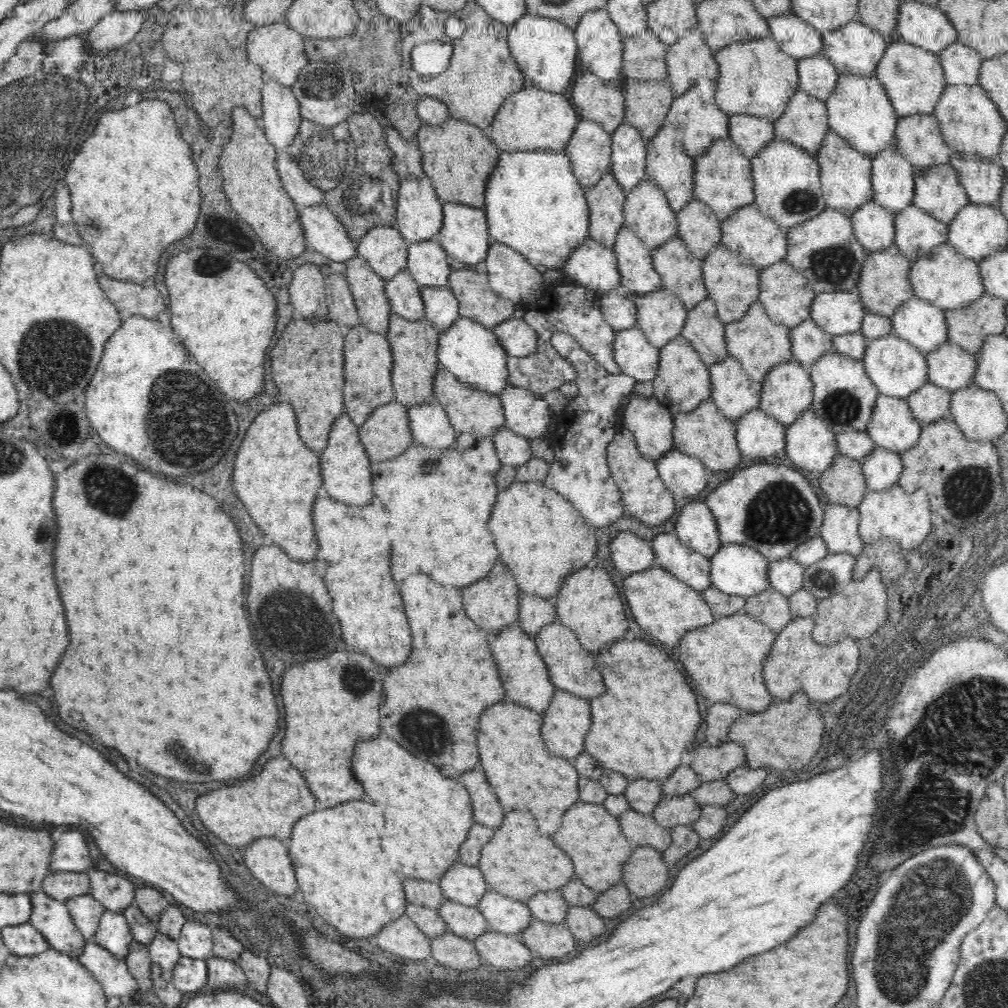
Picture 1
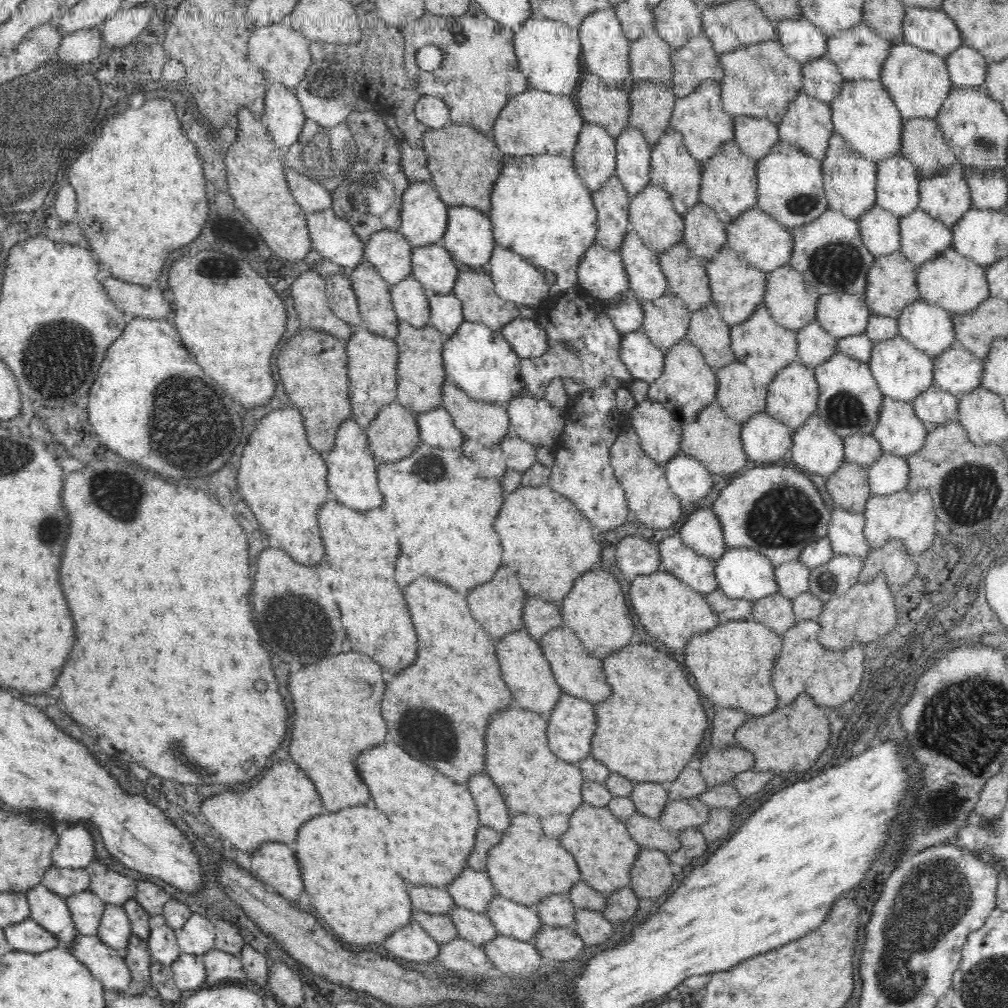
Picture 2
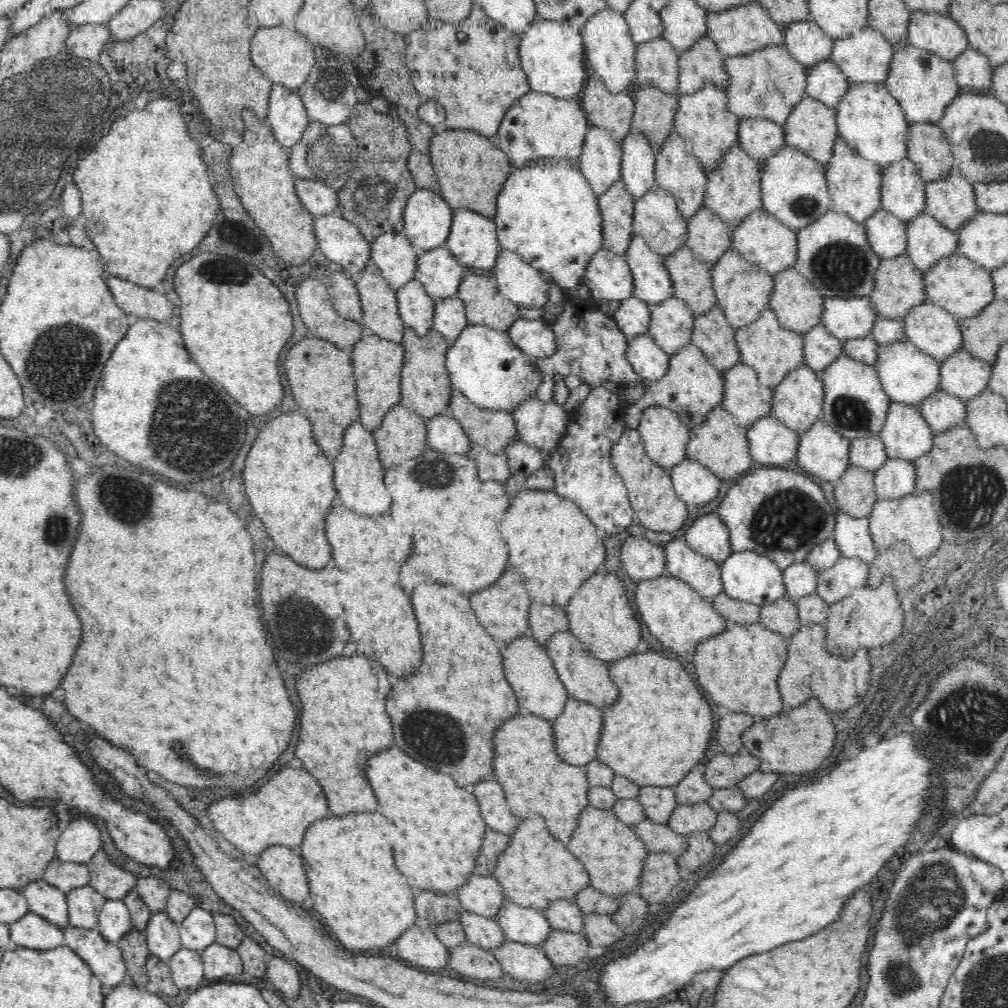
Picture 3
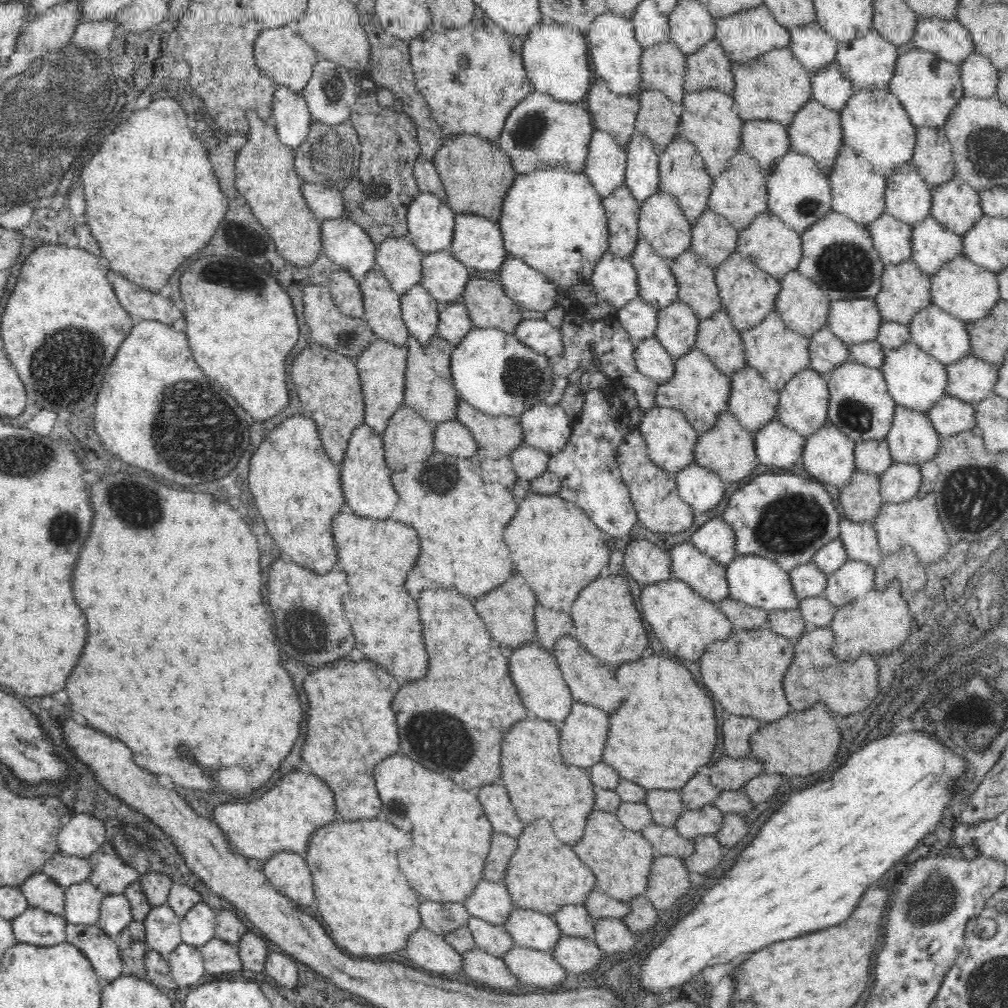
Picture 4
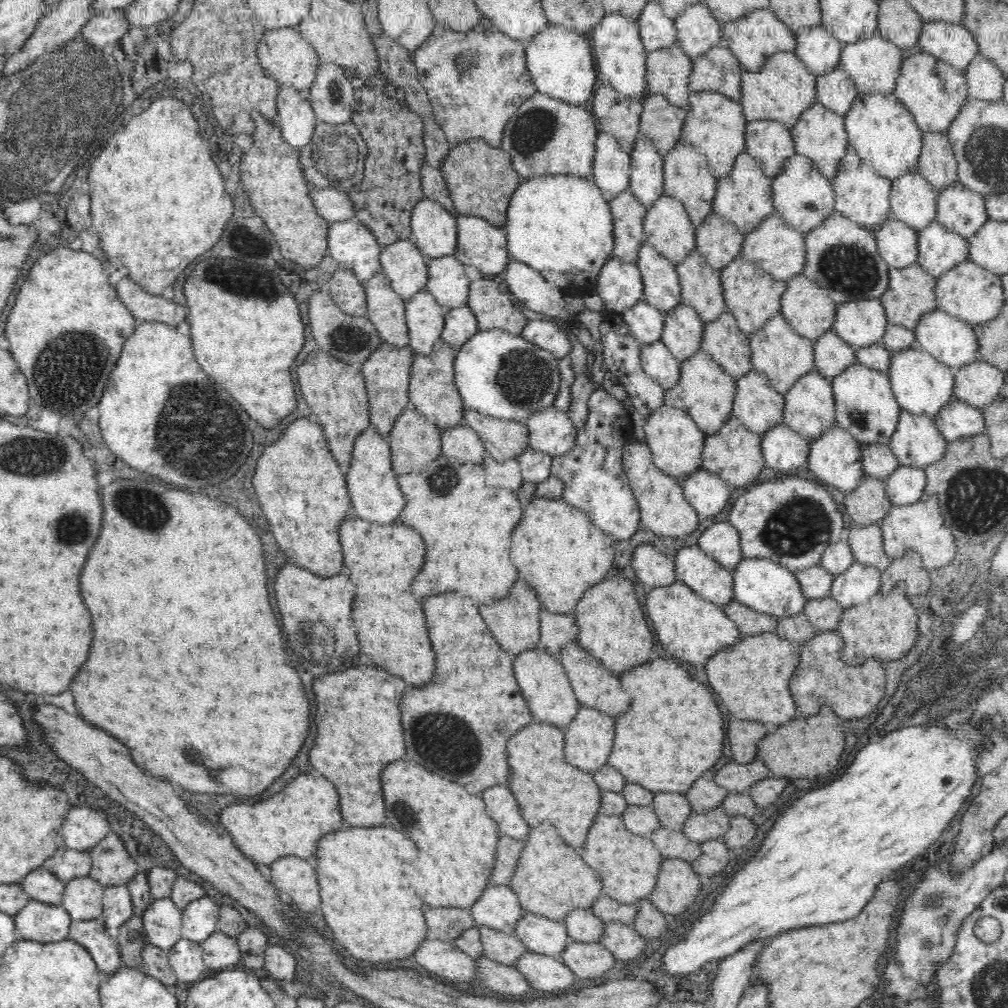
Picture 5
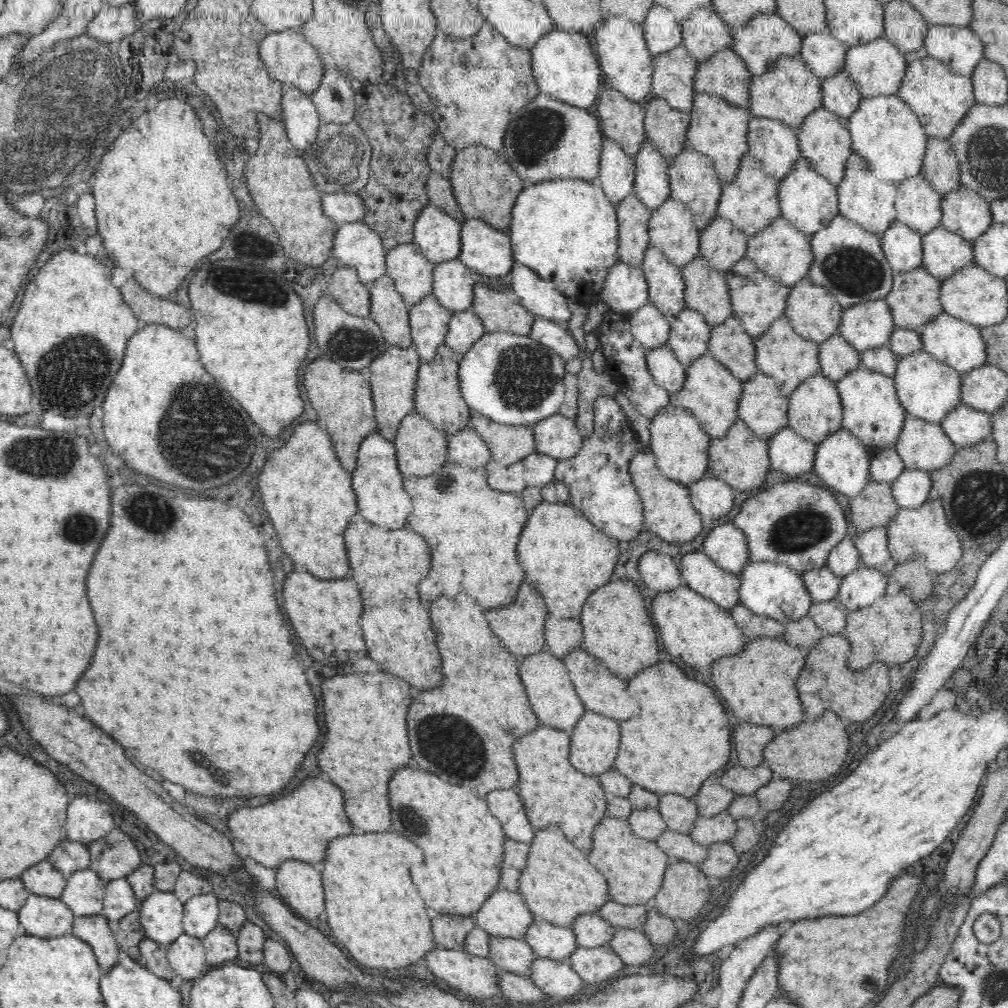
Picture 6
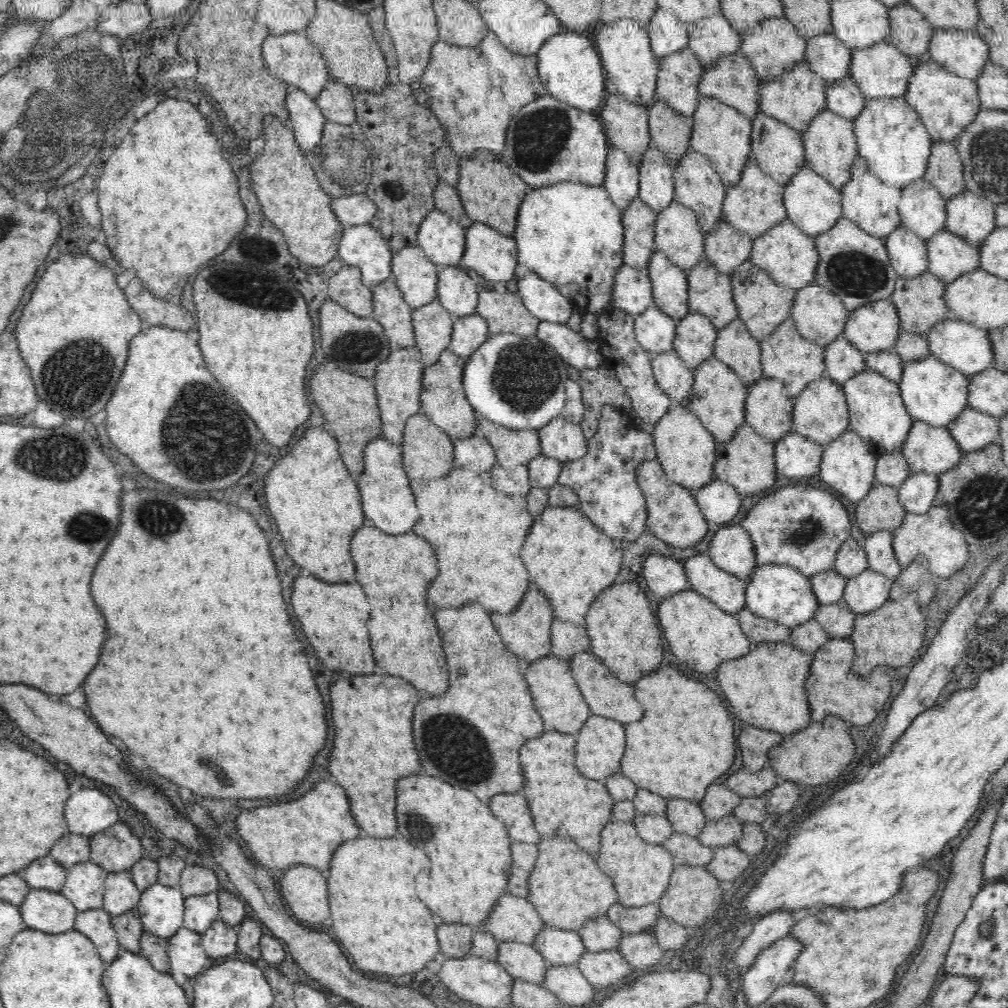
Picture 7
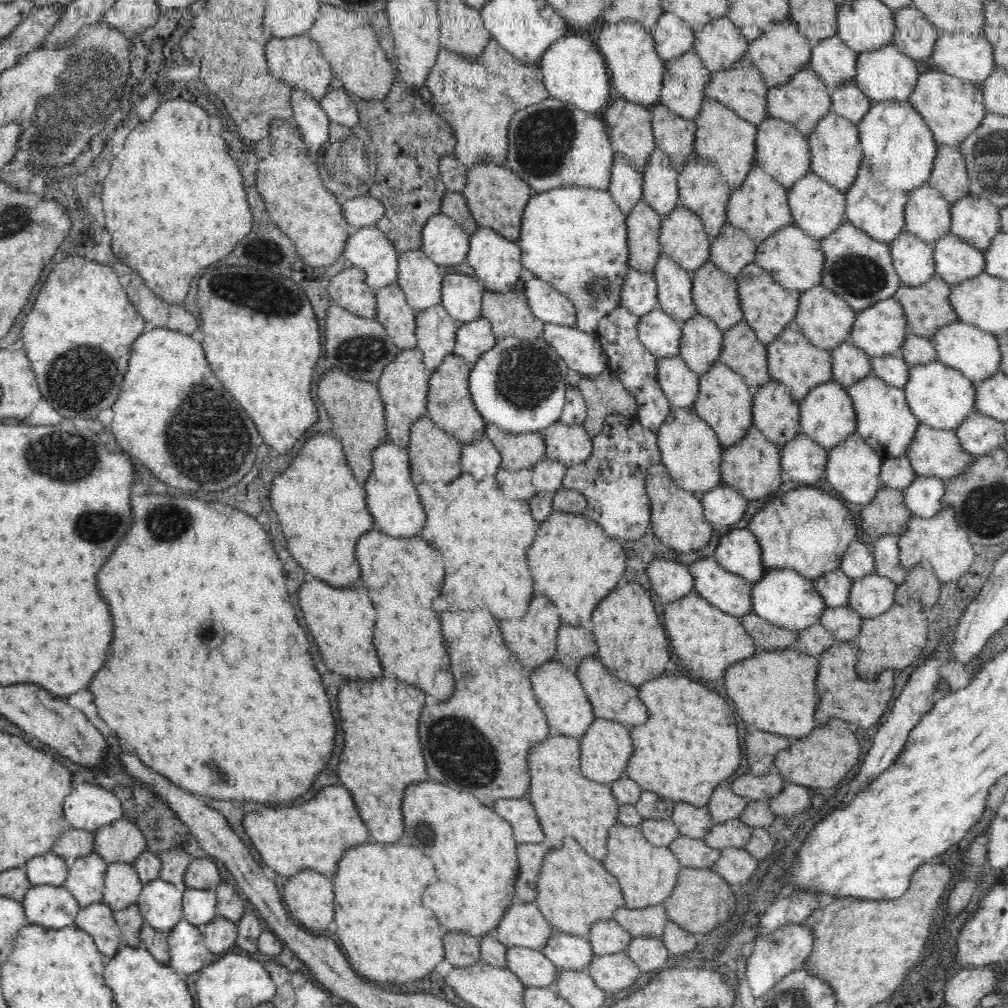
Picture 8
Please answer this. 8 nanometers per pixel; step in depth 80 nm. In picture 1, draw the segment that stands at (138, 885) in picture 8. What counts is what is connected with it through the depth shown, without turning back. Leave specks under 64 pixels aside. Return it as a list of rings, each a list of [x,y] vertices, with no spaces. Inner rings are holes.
[[[105,910],[99,920],[96,934],[88,942],[107,950],[112,957],[125,958],[133,944],[126,917],[117,912]]]

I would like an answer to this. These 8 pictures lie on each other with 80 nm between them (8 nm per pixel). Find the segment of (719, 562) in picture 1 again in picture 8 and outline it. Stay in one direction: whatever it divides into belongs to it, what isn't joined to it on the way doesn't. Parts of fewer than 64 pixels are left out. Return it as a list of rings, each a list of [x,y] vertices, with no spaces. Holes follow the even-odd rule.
[[[766,569],[761,579],[753,583],[752,604],[753,612],[760,618],[791,631],[801,631],[820,623],[822,613],[827,608],[816,591],[815,582],[792,569]]]

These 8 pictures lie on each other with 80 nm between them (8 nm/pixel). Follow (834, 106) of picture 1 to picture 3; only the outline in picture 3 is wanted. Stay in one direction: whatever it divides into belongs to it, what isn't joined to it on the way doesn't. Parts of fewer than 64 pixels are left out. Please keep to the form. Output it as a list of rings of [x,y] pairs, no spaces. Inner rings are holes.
[[[885,81],[848,83],[844,96],[834,108],[837,134],[862,158],[880,165],[880,174],[892,161],[906,157],[909,124],[896,99],[889,93]]]

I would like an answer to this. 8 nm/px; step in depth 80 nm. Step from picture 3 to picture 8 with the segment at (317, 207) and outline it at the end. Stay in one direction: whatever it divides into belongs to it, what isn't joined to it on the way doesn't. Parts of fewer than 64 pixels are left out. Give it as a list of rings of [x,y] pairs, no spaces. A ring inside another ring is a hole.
[[[362,195],[341,201],[342,213],[354,230],[364,227],[376,227],[385,215],[385,206],[372,195]]]

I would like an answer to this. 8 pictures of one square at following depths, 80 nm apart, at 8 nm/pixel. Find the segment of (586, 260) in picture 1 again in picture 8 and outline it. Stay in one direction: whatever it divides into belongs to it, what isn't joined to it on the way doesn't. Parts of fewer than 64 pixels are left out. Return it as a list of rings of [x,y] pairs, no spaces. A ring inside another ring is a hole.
[[[630,267],[621,286],[621,306],[639,317],[658,309],[659,300],[654,273],[644,273]]]

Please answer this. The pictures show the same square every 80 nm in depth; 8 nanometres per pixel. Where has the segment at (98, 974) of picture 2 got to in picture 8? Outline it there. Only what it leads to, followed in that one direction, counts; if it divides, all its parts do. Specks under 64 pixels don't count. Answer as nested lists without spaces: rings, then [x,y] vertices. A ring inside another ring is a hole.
[[[103,901],[81,907],[75,925],[90,934],[98,950],[110,958],[122,945],[123,937],[113,917],[113,910]]]

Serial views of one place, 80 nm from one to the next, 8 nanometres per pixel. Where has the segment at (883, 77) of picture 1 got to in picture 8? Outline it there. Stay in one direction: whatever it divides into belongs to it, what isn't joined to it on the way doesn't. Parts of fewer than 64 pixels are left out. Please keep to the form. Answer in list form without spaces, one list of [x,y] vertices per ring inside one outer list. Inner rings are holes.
[[[929,68],[917,78],[915,89],[909,98],[913,108],[924,118],[940,145],[958,146],[973,134],[987,113],[983,91],[970,81],[946,73],[938,68]]]

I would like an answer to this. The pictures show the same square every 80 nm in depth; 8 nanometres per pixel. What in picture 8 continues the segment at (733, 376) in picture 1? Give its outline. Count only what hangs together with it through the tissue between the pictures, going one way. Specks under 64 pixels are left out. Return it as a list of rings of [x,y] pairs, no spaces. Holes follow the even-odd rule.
[[[771,380],[753,391],[752,412],[753,426],[775,445],[783,447],[801,434],[799,401],[777,381]]]

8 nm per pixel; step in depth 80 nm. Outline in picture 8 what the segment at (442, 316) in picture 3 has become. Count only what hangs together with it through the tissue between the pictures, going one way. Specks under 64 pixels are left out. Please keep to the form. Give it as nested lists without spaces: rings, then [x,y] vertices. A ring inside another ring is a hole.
[[[483,316],[472,322],[459,323],[453,354],[462,357],[468,364],[474,364],[497,340],[498,335],[491,322]]]

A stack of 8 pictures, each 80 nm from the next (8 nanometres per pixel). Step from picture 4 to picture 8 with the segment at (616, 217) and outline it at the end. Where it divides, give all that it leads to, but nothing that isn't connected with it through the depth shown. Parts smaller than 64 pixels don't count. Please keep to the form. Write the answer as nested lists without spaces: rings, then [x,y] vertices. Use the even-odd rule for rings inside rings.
[[[643,200],[627,214],[629,266],[644,273],[653,273],[657,260],[664,253],[659,241],[662,216]]]

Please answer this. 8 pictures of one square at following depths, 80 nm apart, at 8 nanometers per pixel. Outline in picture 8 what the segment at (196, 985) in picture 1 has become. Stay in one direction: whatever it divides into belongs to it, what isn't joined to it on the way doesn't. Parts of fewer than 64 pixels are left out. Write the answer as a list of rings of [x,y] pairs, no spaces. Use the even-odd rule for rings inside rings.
[[[185,918],[169,931],[167,944],[171,957],[169,965],[177,973],[198,974],[208,960],[212,963],[216,960],[205,945],[202,927],[194,926]]]

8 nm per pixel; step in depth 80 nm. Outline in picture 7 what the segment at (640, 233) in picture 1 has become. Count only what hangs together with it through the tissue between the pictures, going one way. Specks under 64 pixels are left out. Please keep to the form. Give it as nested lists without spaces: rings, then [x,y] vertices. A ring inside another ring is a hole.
[[[674,200],[664,210],[657,213],[653,234],[655,246],[682,270],[688,272],[697,262],[705,259],[704,239],[705,233],[697,221],[697,216],[692,209],[681,202]]]

